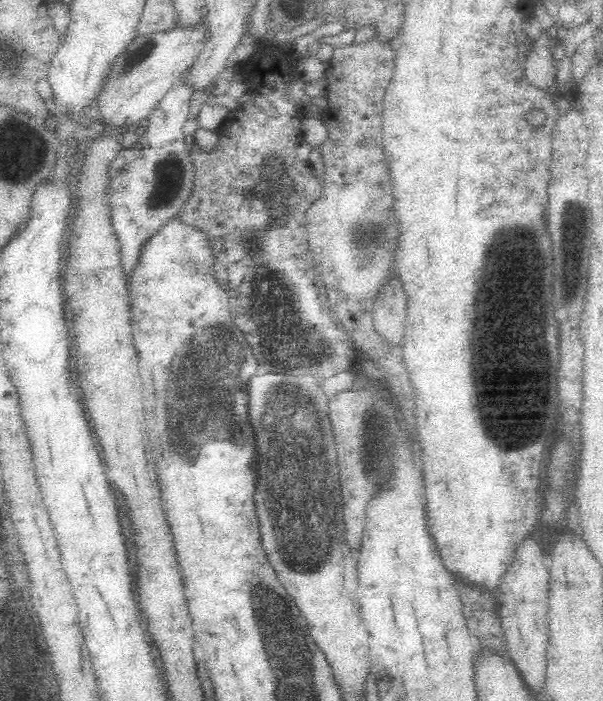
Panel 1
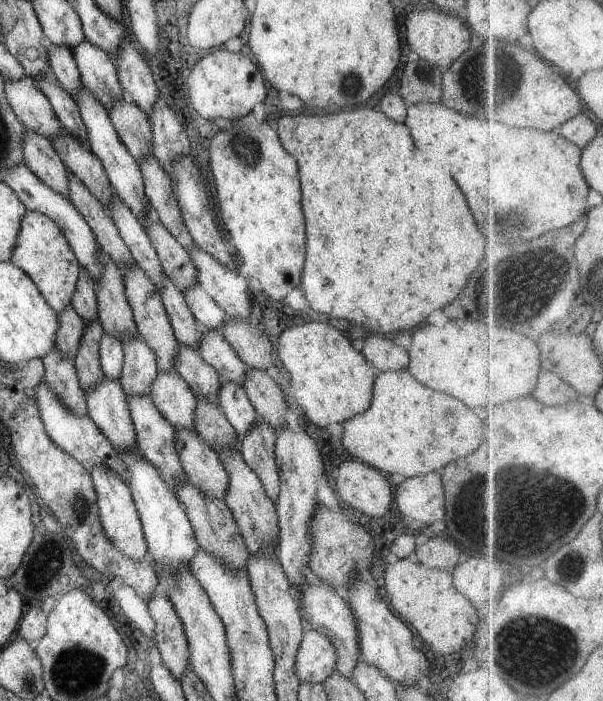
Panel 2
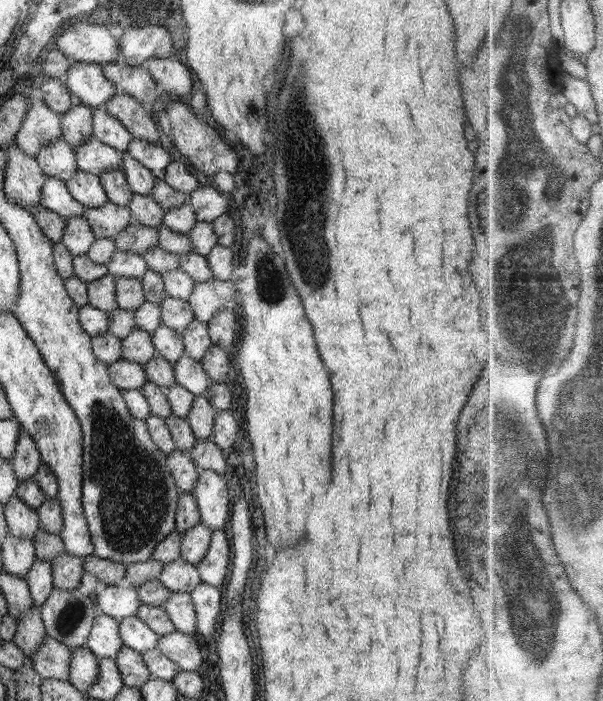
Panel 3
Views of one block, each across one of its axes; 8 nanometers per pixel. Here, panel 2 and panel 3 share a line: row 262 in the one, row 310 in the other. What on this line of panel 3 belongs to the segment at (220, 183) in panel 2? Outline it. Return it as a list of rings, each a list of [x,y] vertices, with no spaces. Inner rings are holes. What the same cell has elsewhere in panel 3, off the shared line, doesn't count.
[[[254,235],[250,238],[246,248],[246,258],[243,264],[234,268],[234,275],[228,280],[228,284],[233,286],[239,307],[238,318],[242,322],[242,326],[246,328],[246,335],[242,336],[244,339],[240,338],[240,346],[238,346],[235,356],[237,358],[236,366],[239,371],[241,385],[246,394],[246,414],[244,416],[246,416],[248,438],[252,442],[256,462],[256,478],[258,479],[256,482],[256,488],[258,488],[256,494],[258,494],[260,508],[264,516],[266,536],[268,536],[270,544],[276,550],[280,550],[280,548],[286,548],[286,546],[294,546],[294,544],[298,544],[304,538],[304,522],[308,518],[308,510],[312,506],[318,506],[322,496],[328,492],[328,486],[330,486],[330,480],[332,480],[332,474],[330,474],[330,468],[332,468],[332,424],[334,424],[332,422],[332,386],[330,386],[327,368],[320,358],[315,343],[312,323],[306,318],[300,295],[290,280],[287,268],[285,267],[285,261],[274,251],[274,247],[266,242],[264,237]]]

